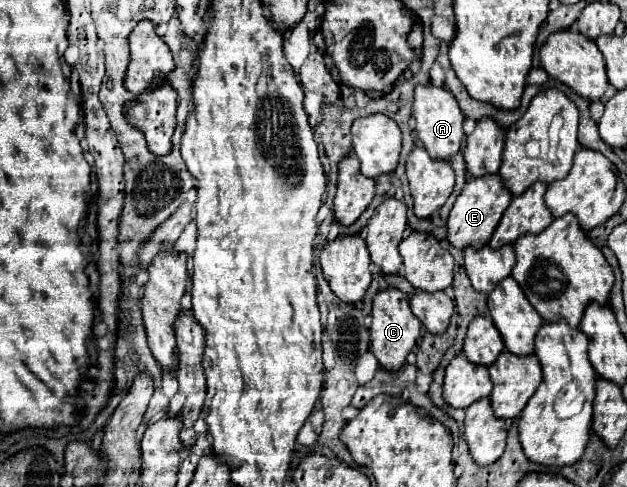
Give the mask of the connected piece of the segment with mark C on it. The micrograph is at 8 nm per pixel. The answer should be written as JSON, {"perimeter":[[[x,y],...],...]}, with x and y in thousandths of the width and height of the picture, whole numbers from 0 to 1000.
{"perimeter":[[[611,593],[595,610],[595,634],[592,634],[592,721],[601,733],[601,741],[620,758],[633,762],[643,745],[649,725],[662,713],[668,688],[671,688],[671,659],[656,643],[649,606],[636,593]]]}

